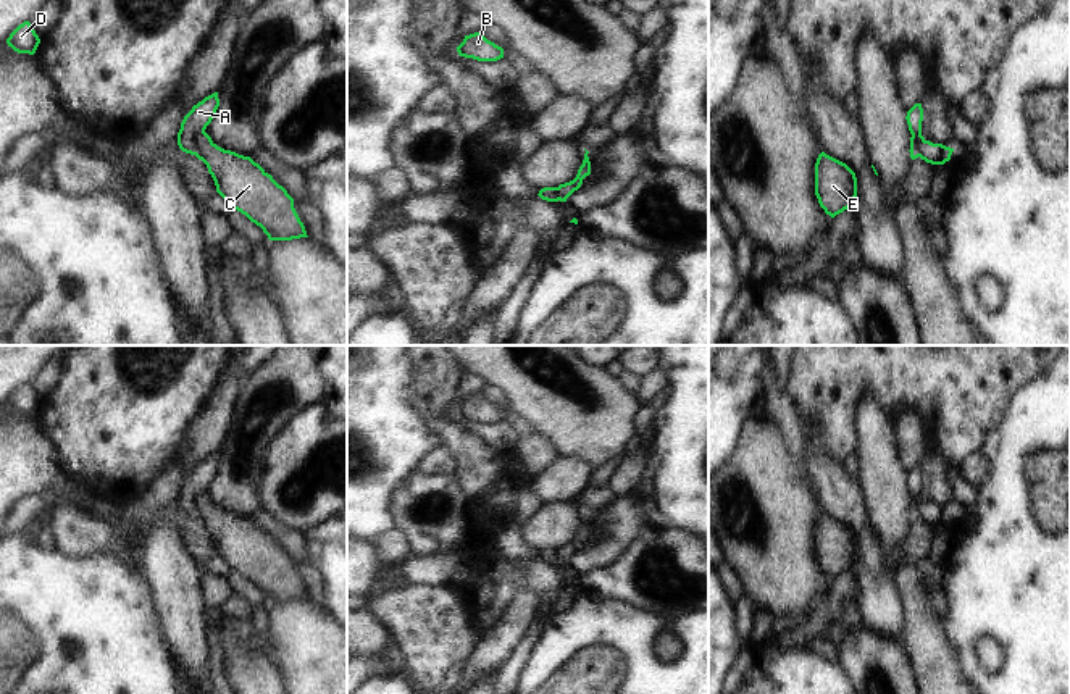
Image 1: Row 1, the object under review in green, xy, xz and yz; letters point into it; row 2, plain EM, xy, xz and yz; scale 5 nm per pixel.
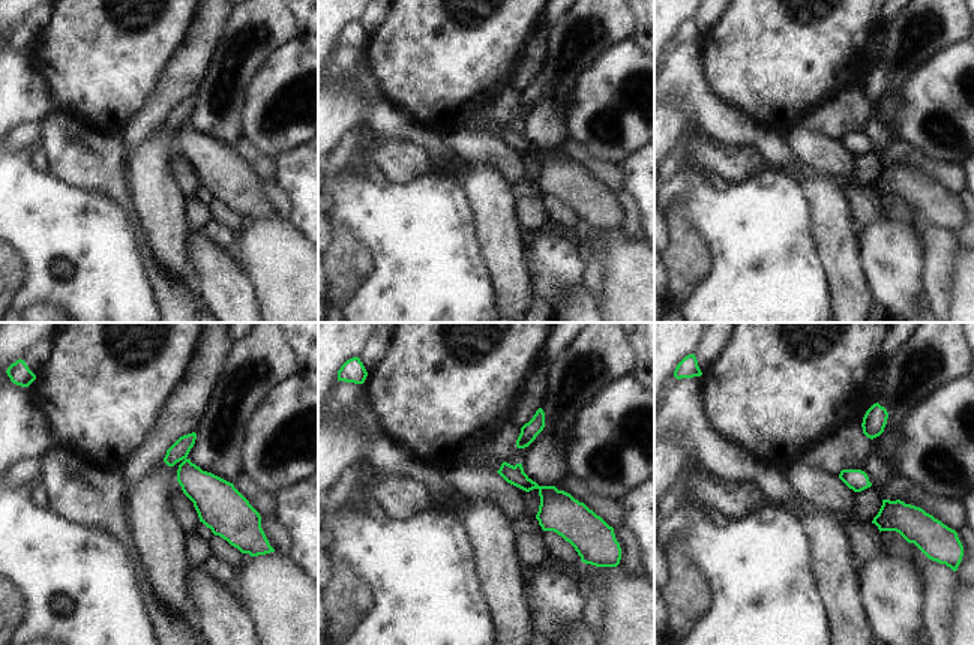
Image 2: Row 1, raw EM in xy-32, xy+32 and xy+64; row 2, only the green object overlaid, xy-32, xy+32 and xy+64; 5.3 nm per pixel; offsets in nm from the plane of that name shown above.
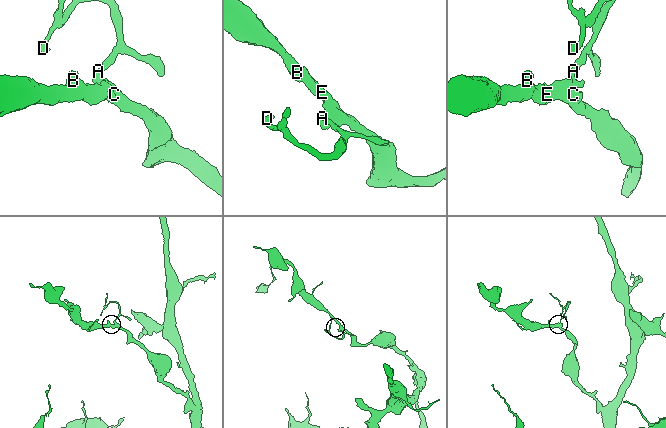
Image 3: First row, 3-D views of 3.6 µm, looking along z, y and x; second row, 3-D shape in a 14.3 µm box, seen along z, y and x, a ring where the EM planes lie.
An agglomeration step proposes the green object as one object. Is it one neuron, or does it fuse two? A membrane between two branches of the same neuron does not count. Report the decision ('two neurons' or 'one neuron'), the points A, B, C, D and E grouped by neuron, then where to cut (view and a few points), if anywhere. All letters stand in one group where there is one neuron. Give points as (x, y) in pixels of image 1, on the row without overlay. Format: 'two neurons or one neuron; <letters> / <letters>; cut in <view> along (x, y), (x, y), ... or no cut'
two neurons; A D / B C E; cut in xy along (204, 491), (196, 501), (196, 512), (192, 515)

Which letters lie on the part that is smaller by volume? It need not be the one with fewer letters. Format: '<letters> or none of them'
A, D

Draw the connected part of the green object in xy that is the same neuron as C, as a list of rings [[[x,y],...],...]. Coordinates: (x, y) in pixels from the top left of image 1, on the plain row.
[[[205,492],[195,507],[194,516],[207,526],[216,554],[232,571],[260,587],[270,602],[308,599],[294,560],[258,525],[218,508]]]

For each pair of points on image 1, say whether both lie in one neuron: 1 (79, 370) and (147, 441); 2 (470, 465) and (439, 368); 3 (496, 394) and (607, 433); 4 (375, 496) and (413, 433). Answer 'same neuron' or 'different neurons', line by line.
1: same neuron
2: same neuron
3: different neurons
4: same neuron

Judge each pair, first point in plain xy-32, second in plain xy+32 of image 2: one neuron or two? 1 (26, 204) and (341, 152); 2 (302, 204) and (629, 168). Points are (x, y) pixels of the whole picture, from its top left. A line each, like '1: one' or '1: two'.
1: two
2: one

